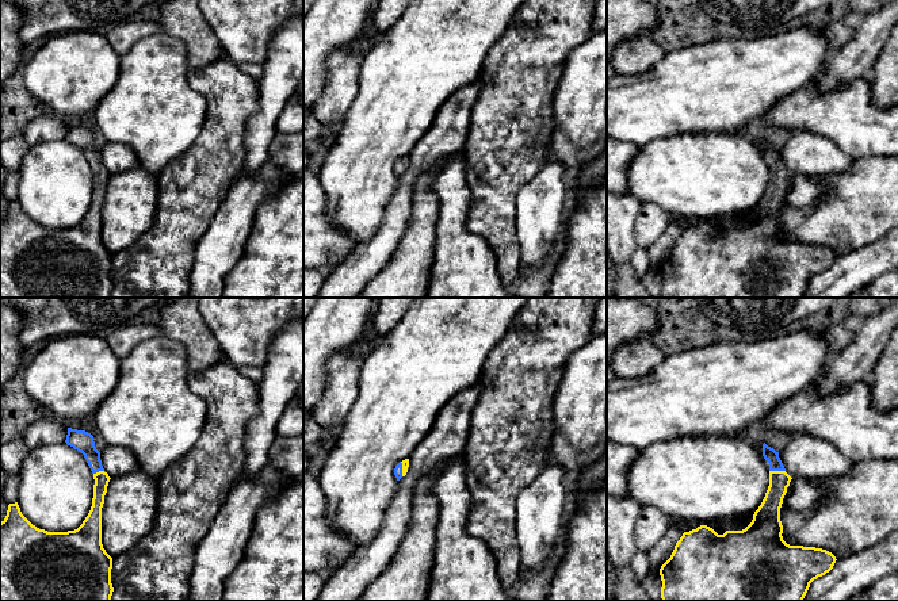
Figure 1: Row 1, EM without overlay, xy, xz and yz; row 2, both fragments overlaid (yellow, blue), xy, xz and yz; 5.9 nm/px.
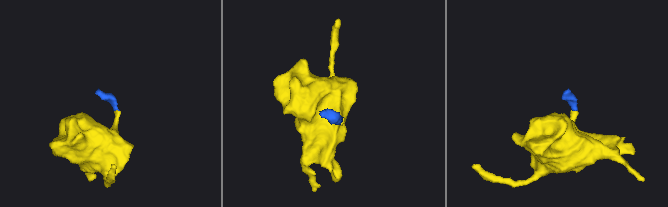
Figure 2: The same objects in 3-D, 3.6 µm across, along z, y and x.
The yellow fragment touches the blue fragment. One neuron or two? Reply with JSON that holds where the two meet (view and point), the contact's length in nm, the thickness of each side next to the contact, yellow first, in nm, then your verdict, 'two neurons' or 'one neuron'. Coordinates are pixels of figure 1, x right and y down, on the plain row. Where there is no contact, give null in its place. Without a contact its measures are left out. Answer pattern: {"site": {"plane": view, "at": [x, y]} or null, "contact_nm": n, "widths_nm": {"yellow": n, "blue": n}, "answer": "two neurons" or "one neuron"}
{"site": {"plane": "yz", "at": [778, 168]}, "contact_nm": 100, "widths_nm": {"yellow": 140, "blue": 80}, "answer": "one neuron"}

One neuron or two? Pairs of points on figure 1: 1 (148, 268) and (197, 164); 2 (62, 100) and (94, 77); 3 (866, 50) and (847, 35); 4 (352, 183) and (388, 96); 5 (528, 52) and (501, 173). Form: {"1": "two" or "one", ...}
{"1": "one", "2": "one", "3": "two", "4": "one", "5": "one"}

